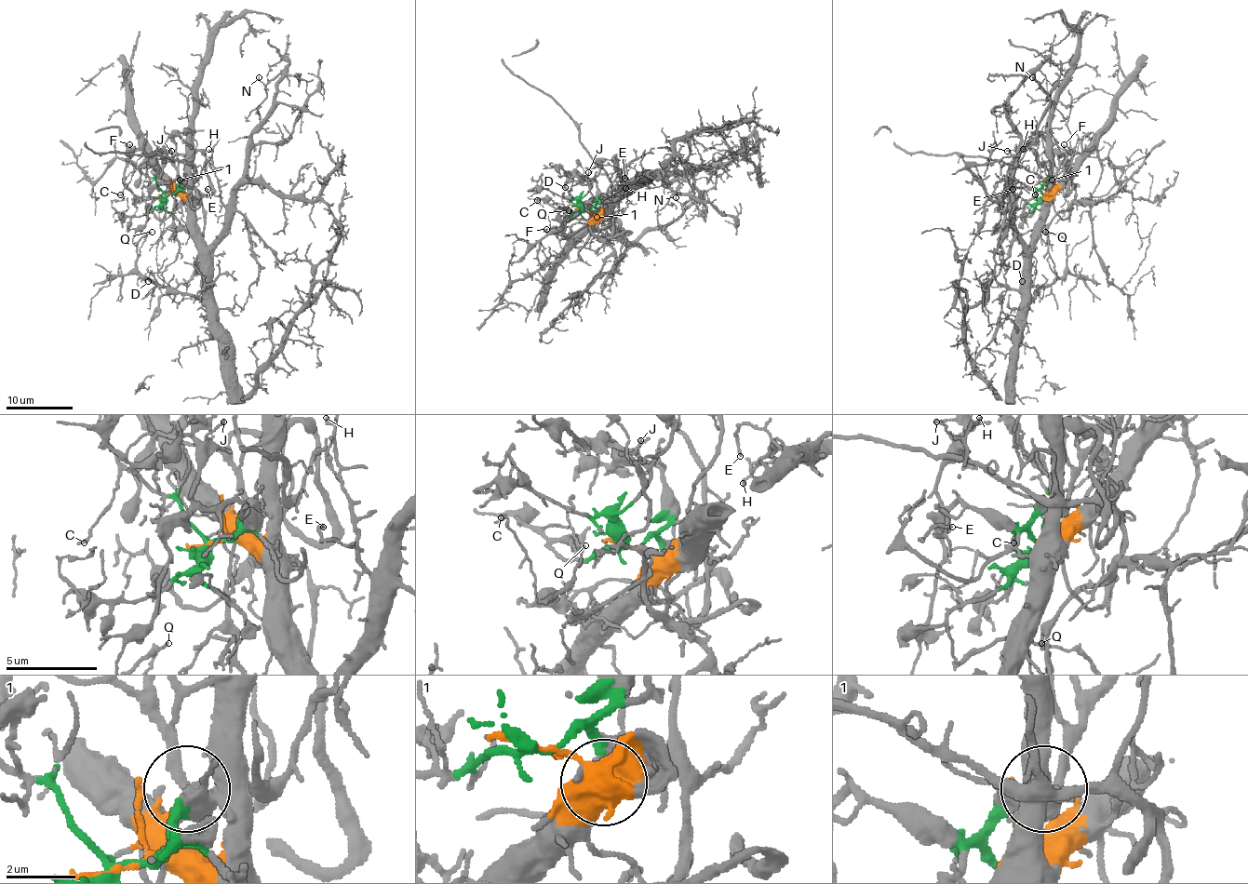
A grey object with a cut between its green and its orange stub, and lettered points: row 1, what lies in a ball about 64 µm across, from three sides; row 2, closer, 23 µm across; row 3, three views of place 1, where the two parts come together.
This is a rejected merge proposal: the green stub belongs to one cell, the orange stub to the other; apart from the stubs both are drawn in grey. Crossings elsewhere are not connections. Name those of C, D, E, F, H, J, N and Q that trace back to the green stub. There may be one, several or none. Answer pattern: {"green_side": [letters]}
{"green_side": ["C", "F", "J"]}

